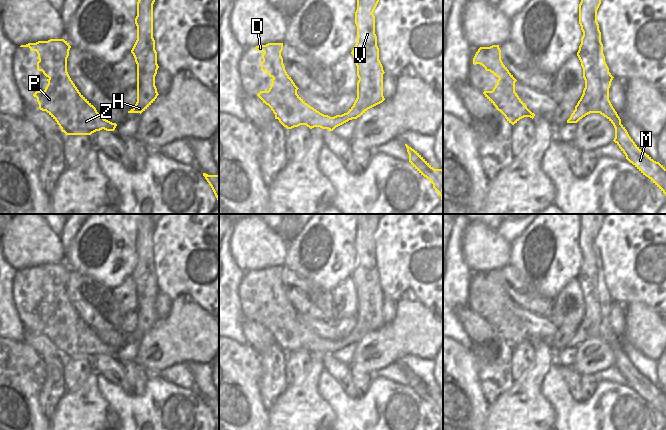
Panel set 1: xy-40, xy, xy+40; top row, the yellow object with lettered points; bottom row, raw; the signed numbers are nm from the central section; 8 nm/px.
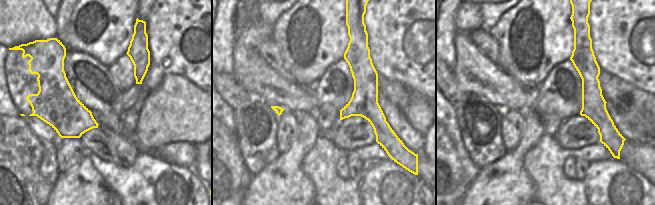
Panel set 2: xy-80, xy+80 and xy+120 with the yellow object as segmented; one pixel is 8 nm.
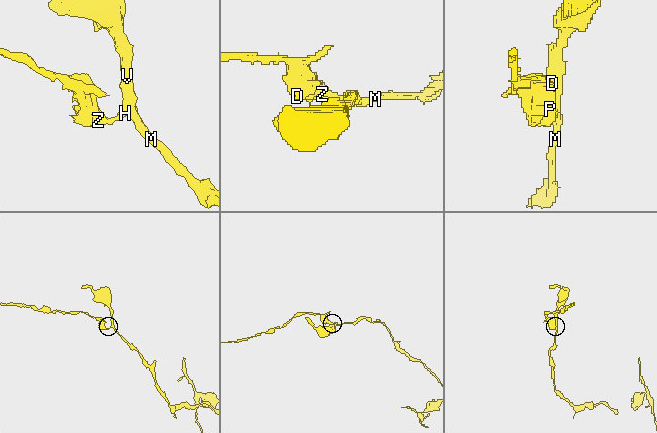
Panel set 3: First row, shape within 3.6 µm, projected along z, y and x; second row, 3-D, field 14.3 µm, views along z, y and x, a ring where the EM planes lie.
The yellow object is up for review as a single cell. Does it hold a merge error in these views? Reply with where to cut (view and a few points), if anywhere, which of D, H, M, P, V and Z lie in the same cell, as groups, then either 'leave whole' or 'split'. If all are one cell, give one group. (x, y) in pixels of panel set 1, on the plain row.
cut in xy along (346, 337), (348, 344); D P Z / H M V; split

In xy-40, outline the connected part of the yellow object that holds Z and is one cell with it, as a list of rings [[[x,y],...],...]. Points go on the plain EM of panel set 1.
[[[50,263],[28,267],[20,271],[29,271],[38,278],[37,294],[42,295],[48,302],[44,315],[36,315],[33,320],[37,322],[39,333],[46,335],[59,349],[66,359],[91,359],[102,353],[114,355],[117,348],[104,343],[96,332],[79,316],[67,296],[67,282],[71,270],[64,263]]]

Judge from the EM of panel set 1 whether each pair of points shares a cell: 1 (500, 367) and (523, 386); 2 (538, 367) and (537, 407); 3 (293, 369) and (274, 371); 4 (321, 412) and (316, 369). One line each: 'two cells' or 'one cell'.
1: two cells
2: one cell
3: two cells
4: one cell

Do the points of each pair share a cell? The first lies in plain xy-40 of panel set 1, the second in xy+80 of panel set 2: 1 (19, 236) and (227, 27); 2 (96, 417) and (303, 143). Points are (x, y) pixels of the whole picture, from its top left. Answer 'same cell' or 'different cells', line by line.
1: different cells
2: same cell

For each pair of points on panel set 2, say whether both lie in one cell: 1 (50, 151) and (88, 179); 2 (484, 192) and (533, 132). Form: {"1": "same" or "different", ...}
{"1": "different", "2": "same"}

